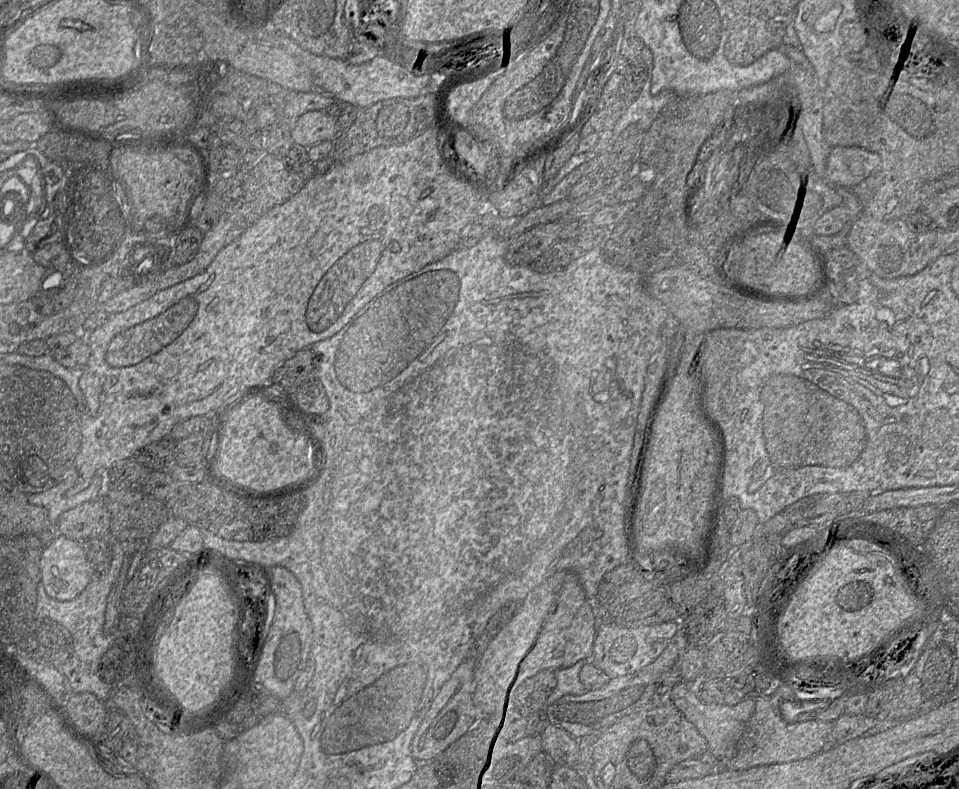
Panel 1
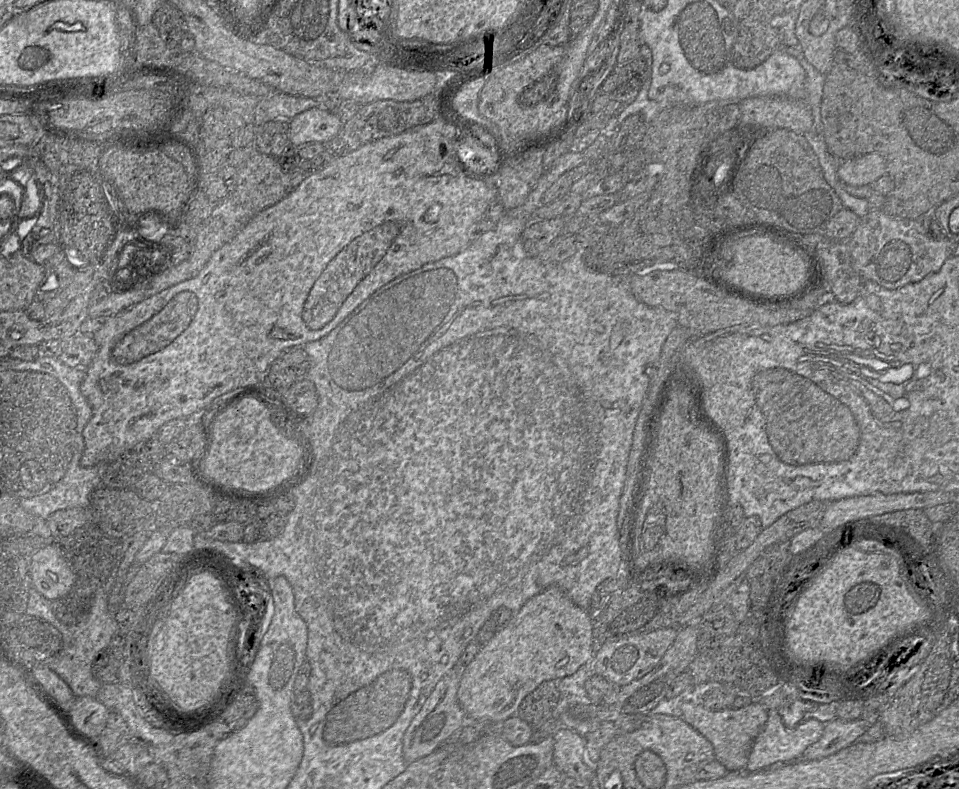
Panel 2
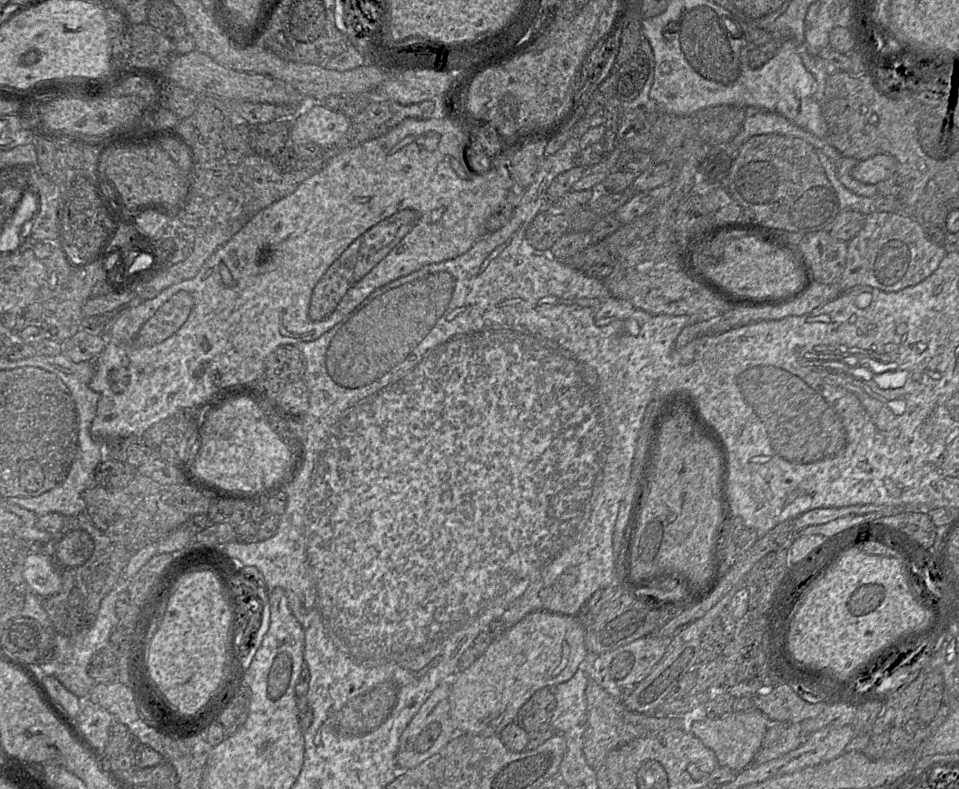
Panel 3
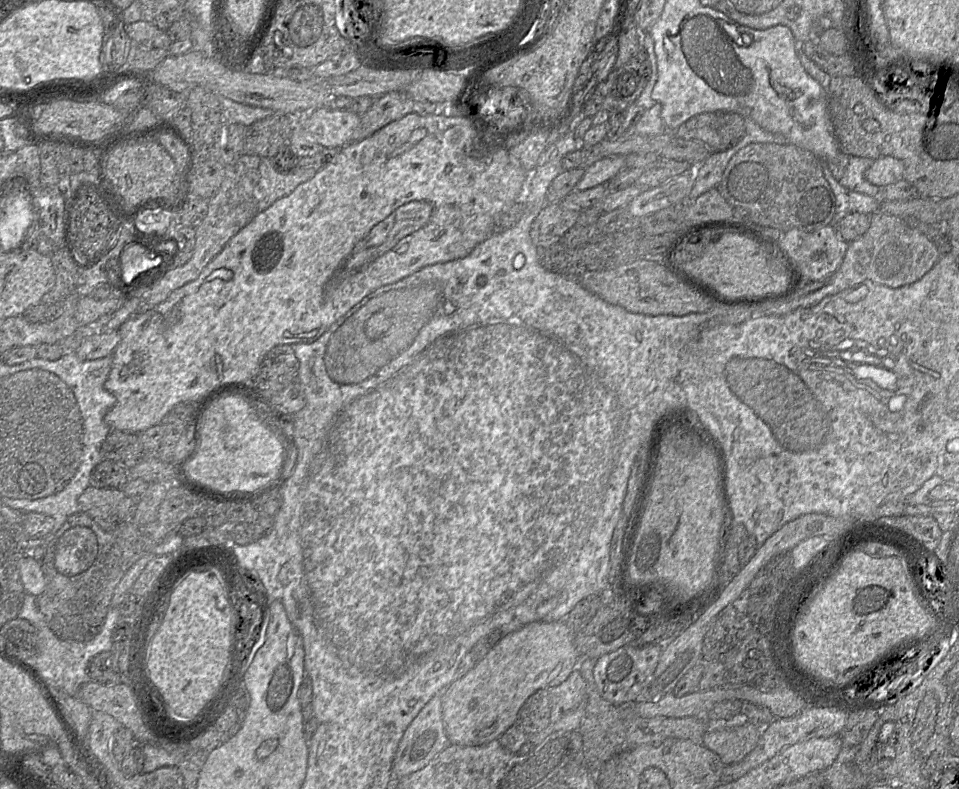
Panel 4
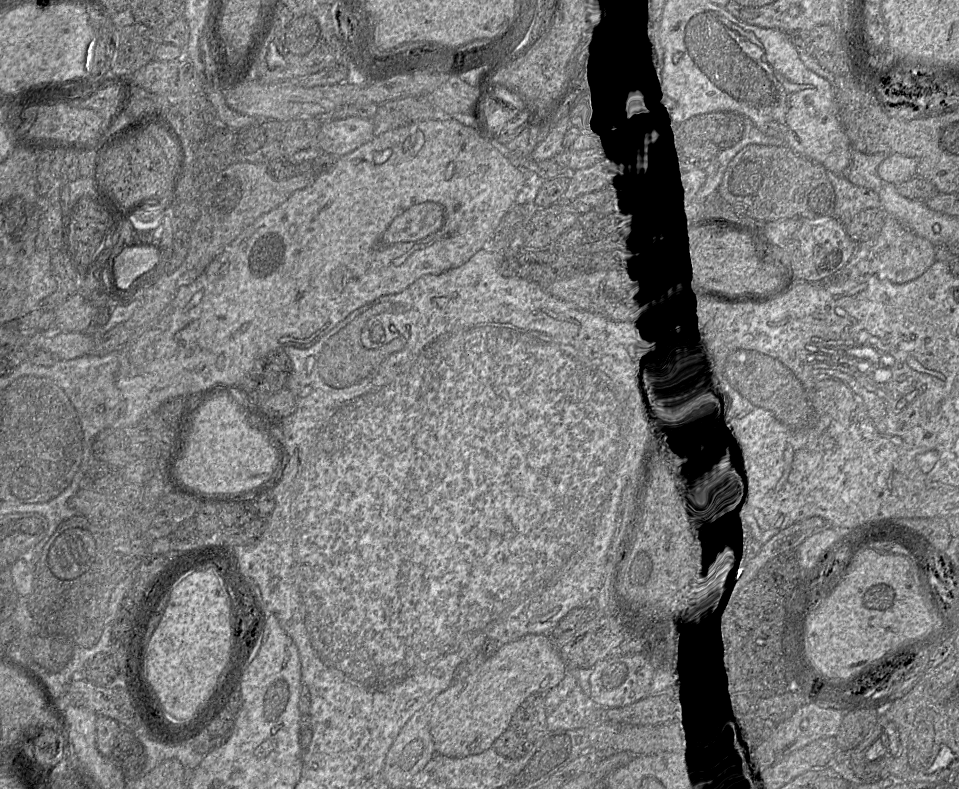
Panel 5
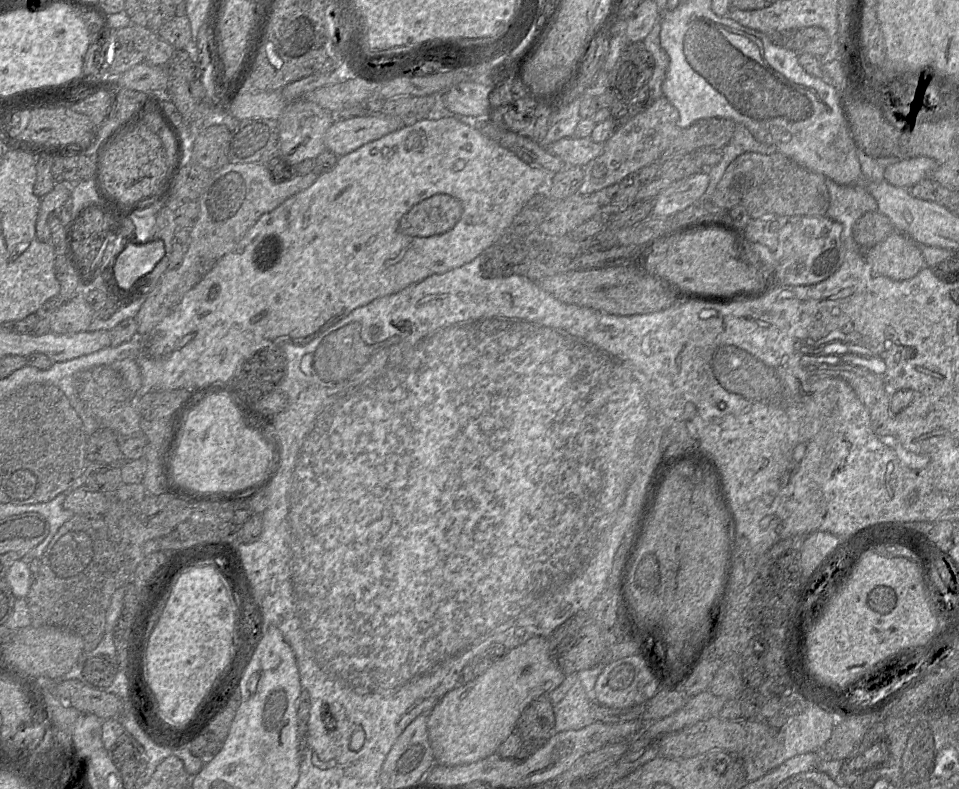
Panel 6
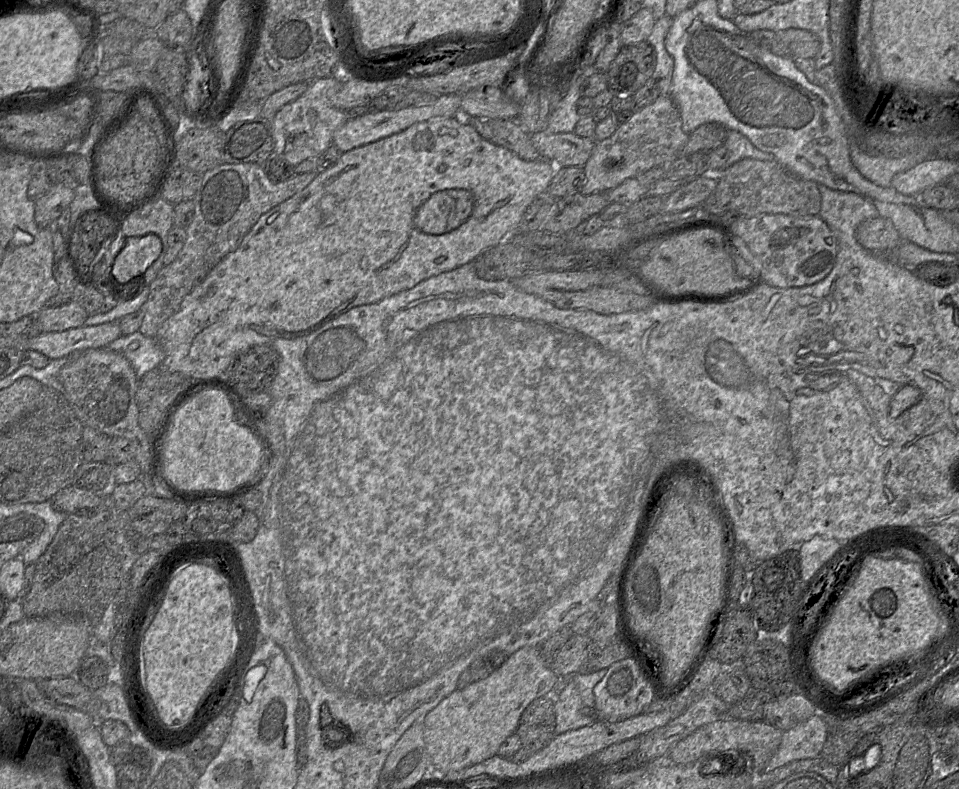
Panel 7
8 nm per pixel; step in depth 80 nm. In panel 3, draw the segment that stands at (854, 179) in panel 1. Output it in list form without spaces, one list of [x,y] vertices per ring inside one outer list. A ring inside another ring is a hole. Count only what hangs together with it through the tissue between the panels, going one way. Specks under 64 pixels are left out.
[[[877,154],[861,160],[851,170],[851,177],[864,184],[876,185],[895,174],[896,161],[889,154]]]

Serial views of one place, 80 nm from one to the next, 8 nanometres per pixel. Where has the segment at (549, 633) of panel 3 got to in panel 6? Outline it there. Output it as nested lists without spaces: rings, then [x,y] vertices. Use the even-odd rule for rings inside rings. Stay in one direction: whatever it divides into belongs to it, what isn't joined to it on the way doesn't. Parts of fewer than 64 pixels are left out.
[[[533,637],[507,650],[501,658],[493,661],[483,674],[446,693],[430,711],[427,727],[435,764],[446,766],[470,764],[496,753],[500,744],[514,732],[515,724],[524,707],[533,699],[548,695],[564,678],[565,674],[550,654],[547,638]]]

